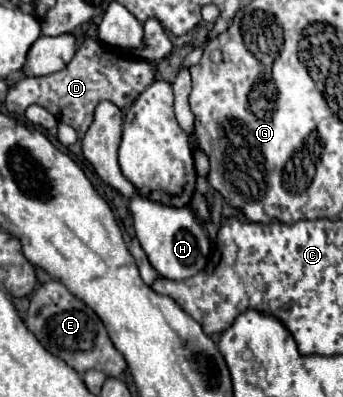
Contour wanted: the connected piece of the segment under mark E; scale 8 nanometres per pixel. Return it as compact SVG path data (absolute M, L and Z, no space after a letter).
M59 280L45 282L33 292L25 324L53 356L61 358L67 366L71 366L79 374L97 366L97 370L101 370L103 374L119 378L127 368L123 354L109 340L103 322Z

